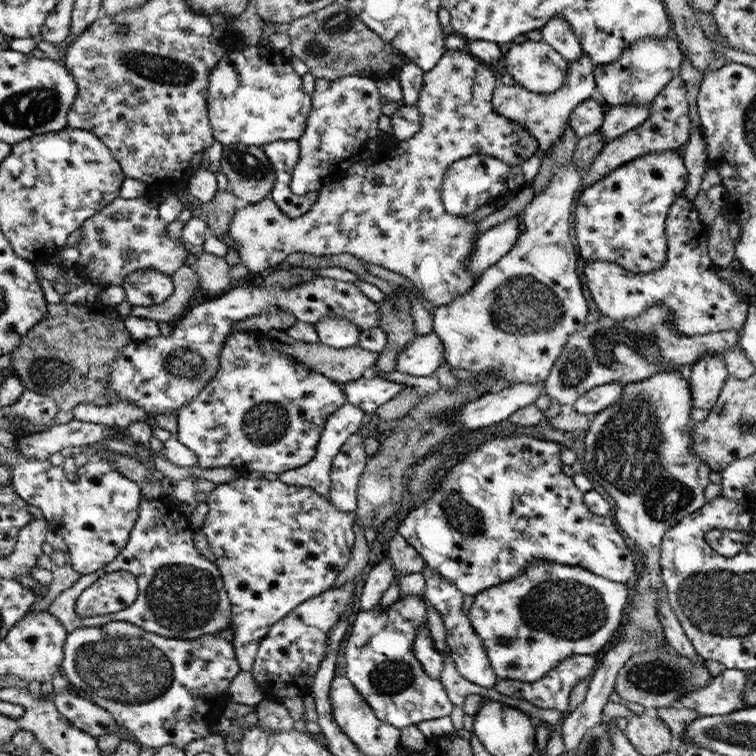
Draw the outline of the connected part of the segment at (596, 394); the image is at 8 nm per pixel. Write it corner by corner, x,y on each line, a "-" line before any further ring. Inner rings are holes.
604,383
602,386
596,386
593,390
582,394
571,410
593,417
598,412
604,412
608,406
616,404
622,399
622,396
623,388
621,383

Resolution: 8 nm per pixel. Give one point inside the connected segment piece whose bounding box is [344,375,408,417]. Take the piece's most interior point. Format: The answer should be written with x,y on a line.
368,392

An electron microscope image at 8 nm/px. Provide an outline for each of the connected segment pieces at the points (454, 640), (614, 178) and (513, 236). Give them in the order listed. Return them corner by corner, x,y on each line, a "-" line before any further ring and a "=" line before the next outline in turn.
425,565
424,569
422,569
422,573
426,578
422,596
440,612
440,615
442,615
447,633
447,648
450,650
450,655
456,664
458,673
464,679
478,686
492,687
497,677
490,667
484,644
474,633
469,619
467,618
467,614
462,612
463,593
456,589
456,585
453,585
450,581
444,579
444,577
441,577
440,574
433,571
428,565
=
674,150
644,154
612,171
578,194
575,200
573,217
578,252
585,262
612,262
622,267
628,275
660,270
665,266
669,254
665,231
668,209
674,199
684,192
687,183
687,170
682,157
=
516,213
480,233
466,269
482,274
488,267
496,265
514,247
520,234
520,221
520,215

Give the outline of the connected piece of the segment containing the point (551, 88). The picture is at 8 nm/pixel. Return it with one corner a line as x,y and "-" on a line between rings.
542,40
512,44
504,62
516,84
538,94
552,94
563,87
569,67
568,61

